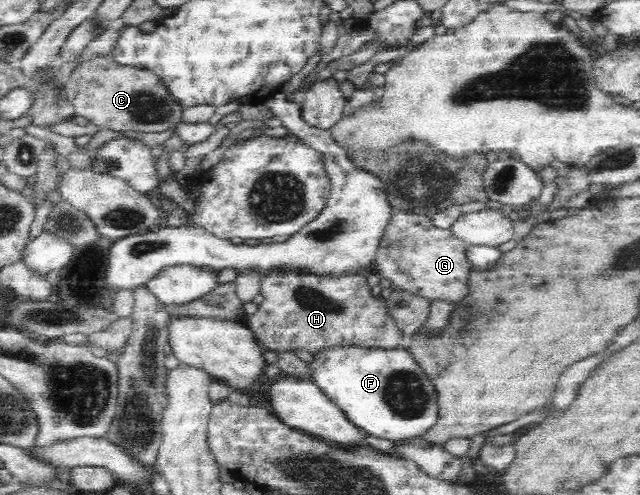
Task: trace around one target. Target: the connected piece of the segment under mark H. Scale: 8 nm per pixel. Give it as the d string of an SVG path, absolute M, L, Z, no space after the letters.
M272 271L261 277L259 293L264 300L248 317L248 329L263 352L293 352L298 348L314 353L332 344L388 349L405 346L405 337L390 312L387 298L379 295L360 274L332 278Z

